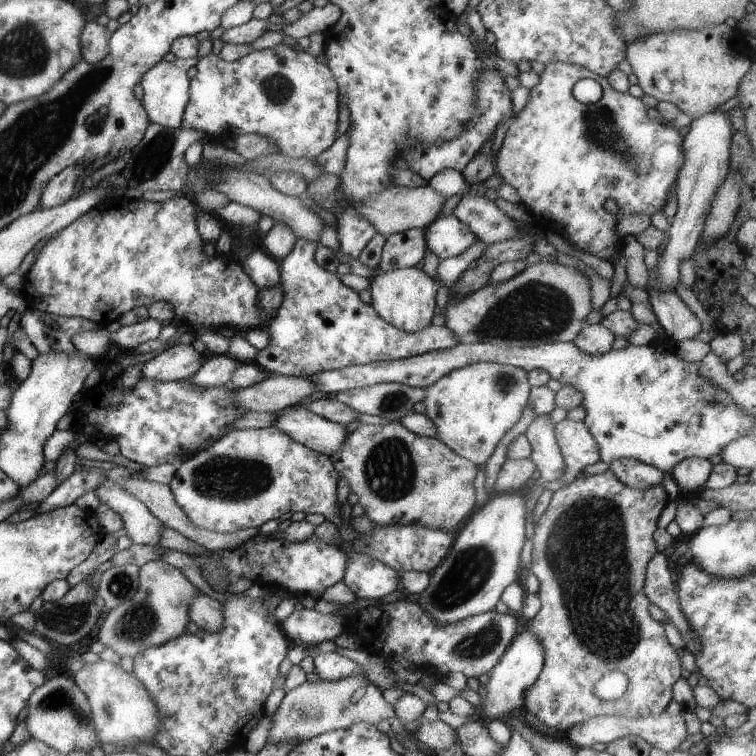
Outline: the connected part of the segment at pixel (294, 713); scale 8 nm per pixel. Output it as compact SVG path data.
M363 673L336 681L303 681L284 694L270 716L271 727L266 738L271 744L289 740L300 743L327 731L349 728L361 721L376 725L383 718L393 720L396 714L392 706L383 700L381 693L382 691L369 682Z

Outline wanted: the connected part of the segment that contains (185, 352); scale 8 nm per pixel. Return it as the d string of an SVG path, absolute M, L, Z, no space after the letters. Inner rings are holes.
M189 342L177 343L142 364L140 379L156 381L187 379L203 364L207 355L195 351Z

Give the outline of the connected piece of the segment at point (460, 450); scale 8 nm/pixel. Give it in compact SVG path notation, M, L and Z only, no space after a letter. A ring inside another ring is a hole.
M473 363L463 368L452 370L439 377L425 389L425 416L431 420L437 431L437 439L459 456L470 460L477 468L483 466L501 437L519 420L527 402L530 390L525 377L526 371L511 365L499 363Z

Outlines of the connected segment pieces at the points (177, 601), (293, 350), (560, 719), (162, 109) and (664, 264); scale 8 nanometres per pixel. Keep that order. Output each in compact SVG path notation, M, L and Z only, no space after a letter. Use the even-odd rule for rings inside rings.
M149 561L138 567L138 587L129 602L121 602L112 608L97 632L97 640L111 648L118 658L133 658L149 647L165 644L181 636L189 622L189 605L199 594L203 594L189 580L171 565Z
M297 237L292 249L279 261L280 282L283 300L276 315L267 322L268 343L264 349L256 351L253 362L269 374L310 377L323 371L342 369L349 365L366 365L379 361L406 359L427 351L448 349L459 344L447 327L427 325L421 330L405 333L387 324L371 304L363 303L351 288L341 284L335 273L328 272L315 263L316 245L312 240Z
M606 470L603 473L588 475L580 474L576 476L567 486L562 486L555 492L552 492L549 504L545 511L541 514L539 519L534 523L532 535L532 549L531 549L531 564L529 573L531 573L538 580L537 596L540 600L540 608L535 612L533 618L530 619L529 629L536 634L536 637L541 641L544 648L544 663L541 672L533 681L533 684L526 688L522 696L522 706L525 707L526 712L534 714L543 724L564 735L568 728L574 724L583 722L597 715L611 715L614 717L625 718L641 718L654 717L664 712L664 708L672 700L672 686L673 683L680 677L680 662L679 656L673 647L671 647L665 635L663 634L663 625L651 618L649 612L650 600L643 592L644 574L648 560L658 552L655 541L653 540L653 531L657 528L655 522L661 512L665 503L669 499L665 495L665 490L661 485L651 487L642 491L638 491L617 480L617 477L610 471ZM605 672L621 672L629 676L629 686L624 686L623 694L619 694L615 700L599 700L599 696L593 694L593 688L597 684L597 680L605 674Z
M175 59L173 62L159 61L155 63L142 76L139 84L143 91L142 105L149 122L160 124L165 129L176 129L181 125L182 112L188 101L190 79L187 77L187 69L198 60Z
M718 110L693 119L689 131L682 138L682 156L684 161L677 173L675 194L677 210L671 224L665 230L663 256L657 261L658 289L662 291L674 290L679 276L681 259L689 259L693 249L700 240L705 217L711 208L711 202L726 174L729 171L729 145L732 135L727 116Z

